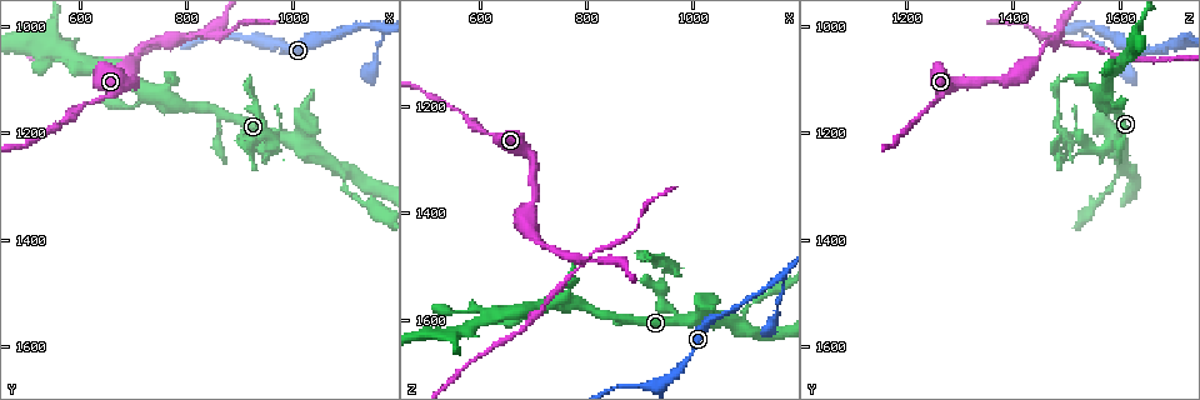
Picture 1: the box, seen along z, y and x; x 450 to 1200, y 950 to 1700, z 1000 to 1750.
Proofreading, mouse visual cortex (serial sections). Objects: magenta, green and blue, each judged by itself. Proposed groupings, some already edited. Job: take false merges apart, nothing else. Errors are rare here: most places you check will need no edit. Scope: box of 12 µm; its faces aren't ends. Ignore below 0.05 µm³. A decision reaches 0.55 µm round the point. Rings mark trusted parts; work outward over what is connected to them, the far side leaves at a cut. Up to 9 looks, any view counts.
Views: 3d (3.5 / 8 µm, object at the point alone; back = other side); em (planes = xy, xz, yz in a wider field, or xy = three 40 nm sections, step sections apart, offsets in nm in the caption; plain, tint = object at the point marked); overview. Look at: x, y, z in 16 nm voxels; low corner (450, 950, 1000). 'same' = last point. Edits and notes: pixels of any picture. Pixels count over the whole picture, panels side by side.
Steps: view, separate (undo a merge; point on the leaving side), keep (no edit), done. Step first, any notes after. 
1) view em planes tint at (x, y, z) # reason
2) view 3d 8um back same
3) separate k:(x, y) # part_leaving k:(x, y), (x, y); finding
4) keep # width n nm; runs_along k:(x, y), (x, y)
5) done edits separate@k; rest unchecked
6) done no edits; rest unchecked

view em xy step 5 tint at (790, 1020, 1490) # abrupt turn

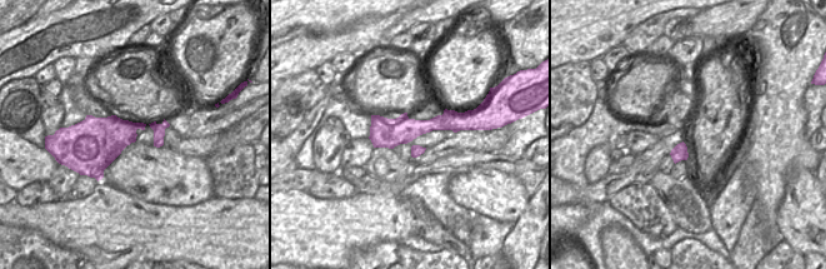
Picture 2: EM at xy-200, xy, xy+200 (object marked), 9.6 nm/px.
view 3d 3.5um same

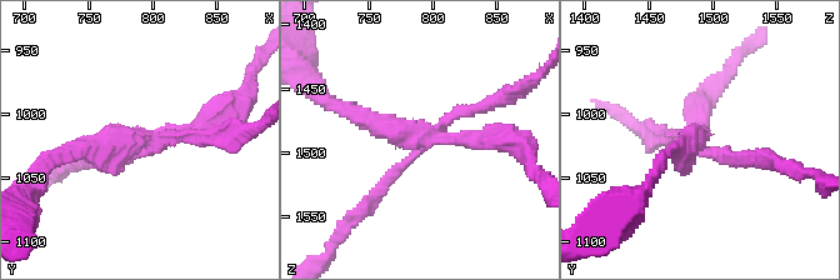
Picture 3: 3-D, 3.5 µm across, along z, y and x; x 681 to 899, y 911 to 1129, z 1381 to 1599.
keep # arm_widths 100, 150, 200, 250 nm; continuous, no second cell

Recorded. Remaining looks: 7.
view 3d 3.5um at (865, 1180, 1605) # sharp bend

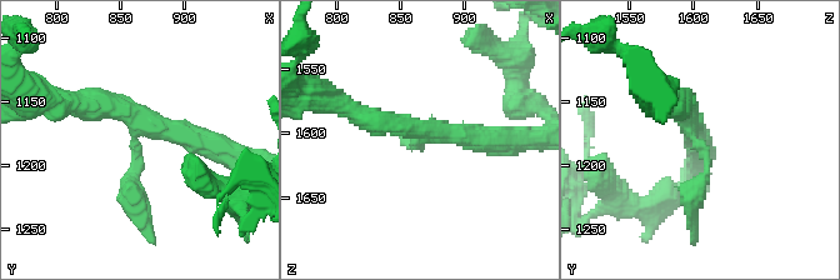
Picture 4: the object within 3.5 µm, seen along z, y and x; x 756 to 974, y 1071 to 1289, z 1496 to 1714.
view em xy step 1 tint at (864, 1176, 1598)

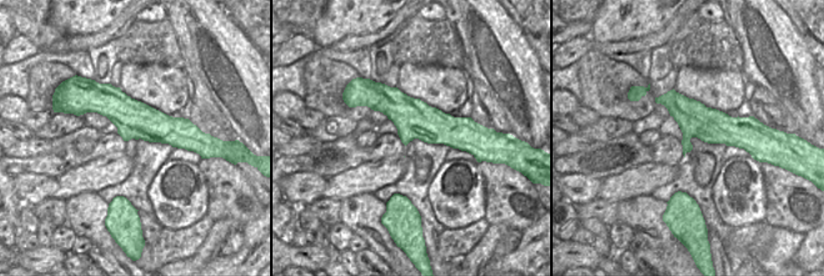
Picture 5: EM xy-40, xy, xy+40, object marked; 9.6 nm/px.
keep # width 380 nm; runs_along 4:(209, 146), (148, 124), (136, 135), (136, 208); all the same cell

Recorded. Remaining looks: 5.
view em planes tint at (955, 1200, 1500) # sharp bend

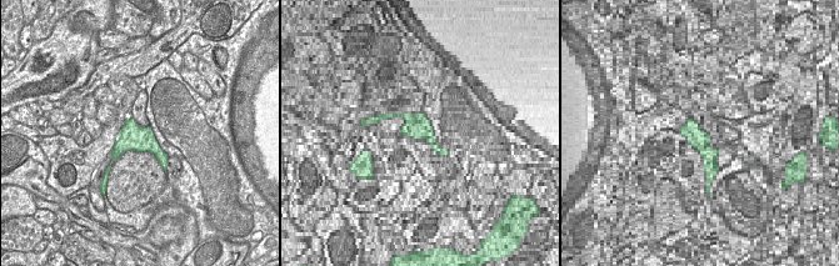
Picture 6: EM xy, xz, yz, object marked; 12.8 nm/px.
view 3d 3.5um same

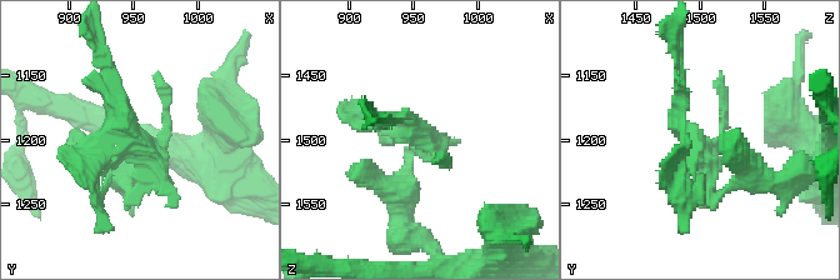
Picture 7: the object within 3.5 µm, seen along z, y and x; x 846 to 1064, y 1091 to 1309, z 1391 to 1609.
keep # width 340 nm; runs_along 7:(730, 186), (710, 190), (675, 118), (681, 75); all the same cell

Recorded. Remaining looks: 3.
view em xy step 1 tint at (1075, 1260, 1600) # calibre changes

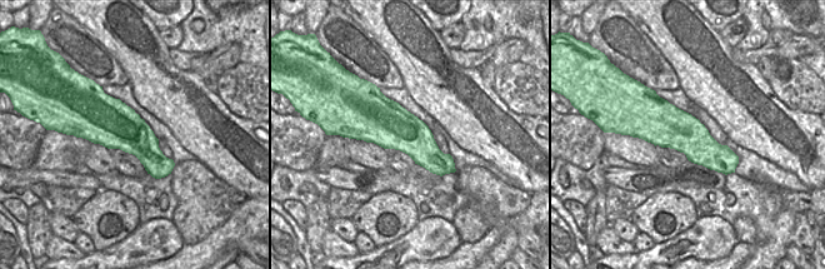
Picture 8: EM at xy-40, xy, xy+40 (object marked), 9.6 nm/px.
view 3d 3.5um same # wider look

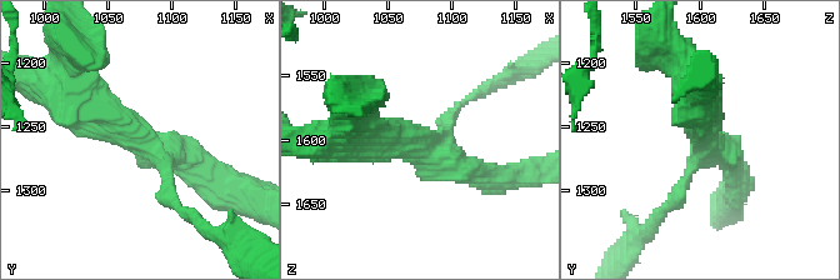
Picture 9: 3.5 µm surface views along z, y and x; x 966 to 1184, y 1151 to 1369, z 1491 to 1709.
keep # runs_along 9:(68, 101), (205, 171); all the same cell

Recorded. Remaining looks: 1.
done no edits; rest unchecked

